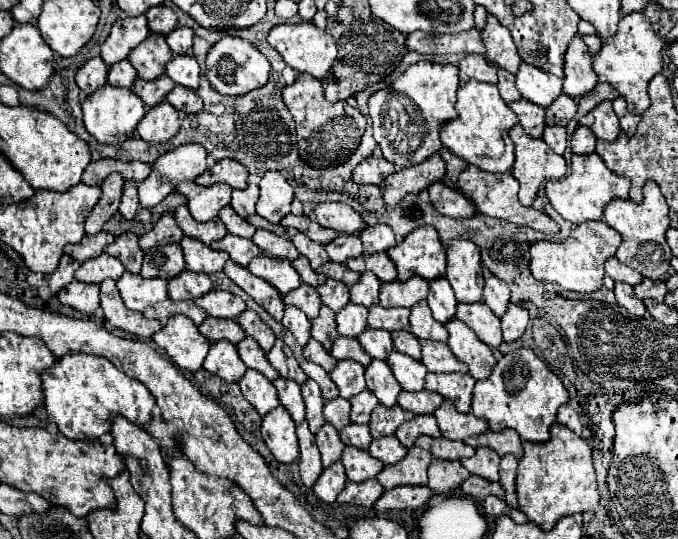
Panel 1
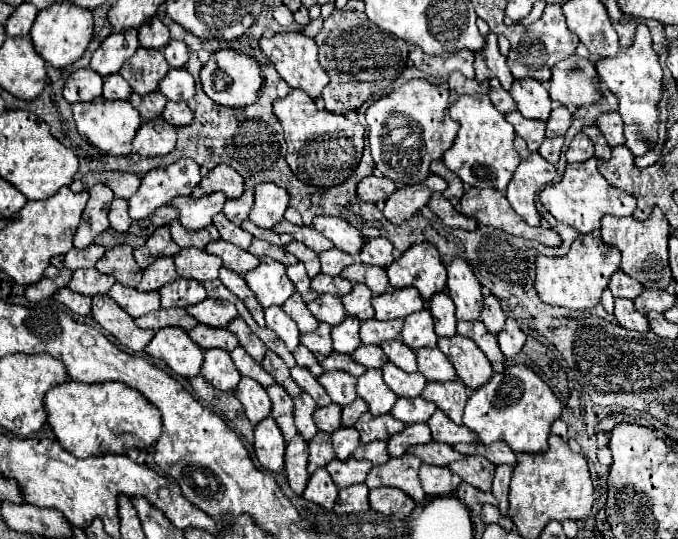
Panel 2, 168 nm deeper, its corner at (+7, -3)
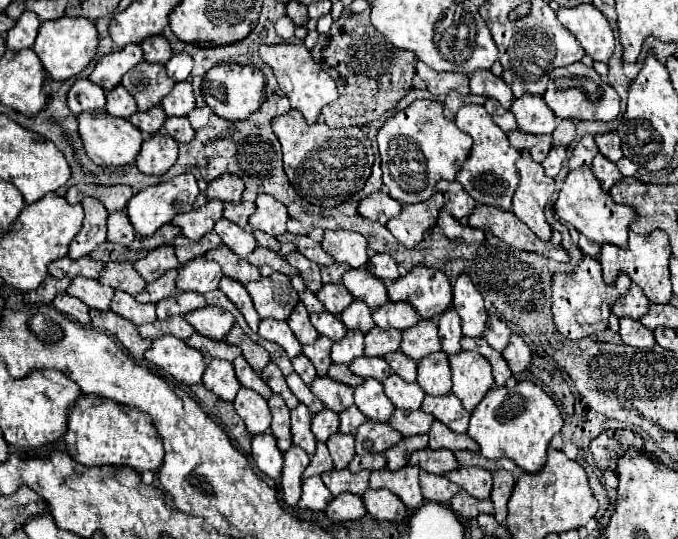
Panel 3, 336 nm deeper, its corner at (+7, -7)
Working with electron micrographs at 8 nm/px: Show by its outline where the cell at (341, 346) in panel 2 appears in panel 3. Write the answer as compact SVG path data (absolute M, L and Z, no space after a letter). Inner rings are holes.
M348 331L346 337L332 345L332 363L350 365L352 359L364 355L364 335L360 331Z

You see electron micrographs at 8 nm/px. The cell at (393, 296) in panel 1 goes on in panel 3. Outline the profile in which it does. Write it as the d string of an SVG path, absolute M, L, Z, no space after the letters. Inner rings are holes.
M388 301L386 305L378 307L372 311L372 319L376 323L376 327L380 329L408 329L408 327L414 327L420 317L416 317L416 309L410 307L408 303L392 303Z

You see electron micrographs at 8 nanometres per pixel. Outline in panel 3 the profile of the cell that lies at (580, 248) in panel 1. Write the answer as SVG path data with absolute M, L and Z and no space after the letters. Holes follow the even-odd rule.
M584 255L580 265L572 275L568 273L556 273L552 279L552 313L554 313L554 325L556 329L568 337L570 341L578 341L584 337L590 337L594 333L600 333L608 327L608 317L612 313L612 305L624 297L630 289L630 279L620 275L614 285L606 285L602 279L602 267L596 259Z

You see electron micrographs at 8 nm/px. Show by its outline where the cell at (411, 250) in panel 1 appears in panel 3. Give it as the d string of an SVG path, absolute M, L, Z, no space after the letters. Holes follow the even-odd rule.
M418 265L388 285L388 299L410 303L422 319L434 319L450 307L452 285L444 273Z

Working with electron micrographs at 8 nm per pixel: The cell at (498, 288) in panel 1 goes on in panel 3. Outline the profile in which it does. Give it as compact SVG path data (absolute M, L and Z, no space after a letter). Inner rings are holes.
M490 317L486 323L486 331L484 331L484 339L490 343L490 347L494 347L496 351L504 351L504 347L508 345L510 339L510 329L504 325L504 321Z

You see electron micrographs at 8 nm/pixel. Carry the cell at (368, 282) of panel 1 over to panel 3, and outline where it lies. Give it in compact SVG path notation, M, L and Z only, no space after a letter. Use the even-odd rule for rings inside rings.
M354 299L352 305L340 315L342 323L346 329L358 329L362 333L368 333L374 327L374 321L370 317L370 309L366 307L366 303Z

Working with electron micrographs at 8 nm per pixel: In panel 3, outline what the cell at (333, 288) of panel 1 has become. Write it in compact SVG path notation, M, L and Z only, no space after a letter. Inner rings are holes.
M322 311L322 313L312 313L310 315L310 321L312 325L316 327L316 331L332 341L340 341L344 335L346 335L346 329L342 325L342 321L332 315L330 311Z

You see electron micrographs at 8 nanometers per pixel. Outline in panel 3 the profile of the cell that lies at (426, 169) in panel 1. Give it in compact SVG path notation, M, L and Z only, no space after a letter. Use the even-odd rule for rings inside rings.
M436 191L432 195L432 199L428 199L428 201L422 201L422 203L416 203L416 205L404 205L400 217L390 219L386 227L398 239L398 243L412 249L436 225L438 213L440 213L440 209L444 207L446 201L448 201L448 193Z

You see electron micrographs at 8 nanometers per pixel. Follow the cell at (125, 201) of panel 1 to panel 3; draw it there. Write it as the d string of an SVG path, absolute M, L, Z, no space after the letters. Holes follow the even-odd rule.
M116 211L108 215L108 241L118 245L130 245L136 239L134 227L124 211Z

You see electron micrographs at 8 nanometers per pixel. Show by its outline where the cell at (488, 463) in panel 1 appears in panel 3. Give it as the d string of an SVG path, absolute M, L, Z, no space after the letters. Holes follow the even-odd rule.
M458 467L446 475L452 483L462 487L476 499L488 499L492 491L492 475L480 467Z

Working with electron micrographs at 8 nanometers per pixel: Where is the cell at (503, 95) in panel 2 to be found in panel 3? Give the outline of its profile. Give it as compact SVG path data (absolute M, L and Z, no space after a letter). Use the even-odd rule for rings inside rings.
M488 99L488 101L484 103L484 107L486 107L486 111L492 115L492 121L494 121L504 133L510 133L510 131L518 129L514 115L512 115L510 111L504 111L504 109L500 107L500 103L496 103L494 99Z

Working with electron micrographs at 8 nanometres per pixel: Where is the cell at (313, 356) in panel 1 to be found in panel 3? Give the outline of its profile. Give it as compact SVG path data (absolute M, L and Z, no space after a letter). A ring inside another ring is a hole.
M300 353L298 357L294 357L294 359L292 359L292 365L294 365L294 371L302 377L302 381L304 381L306 385L310 385L310 383L314 381L316 369L314 369L314 365L306 359L304 353Z

